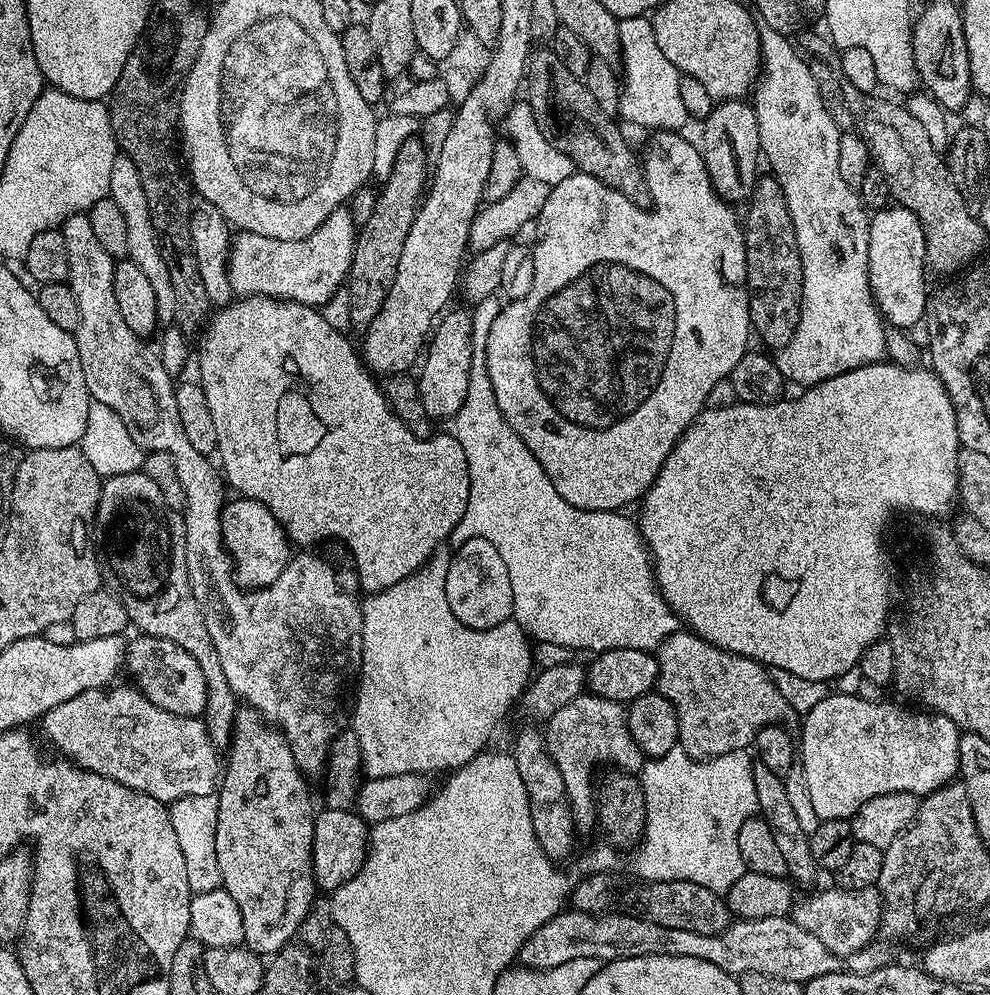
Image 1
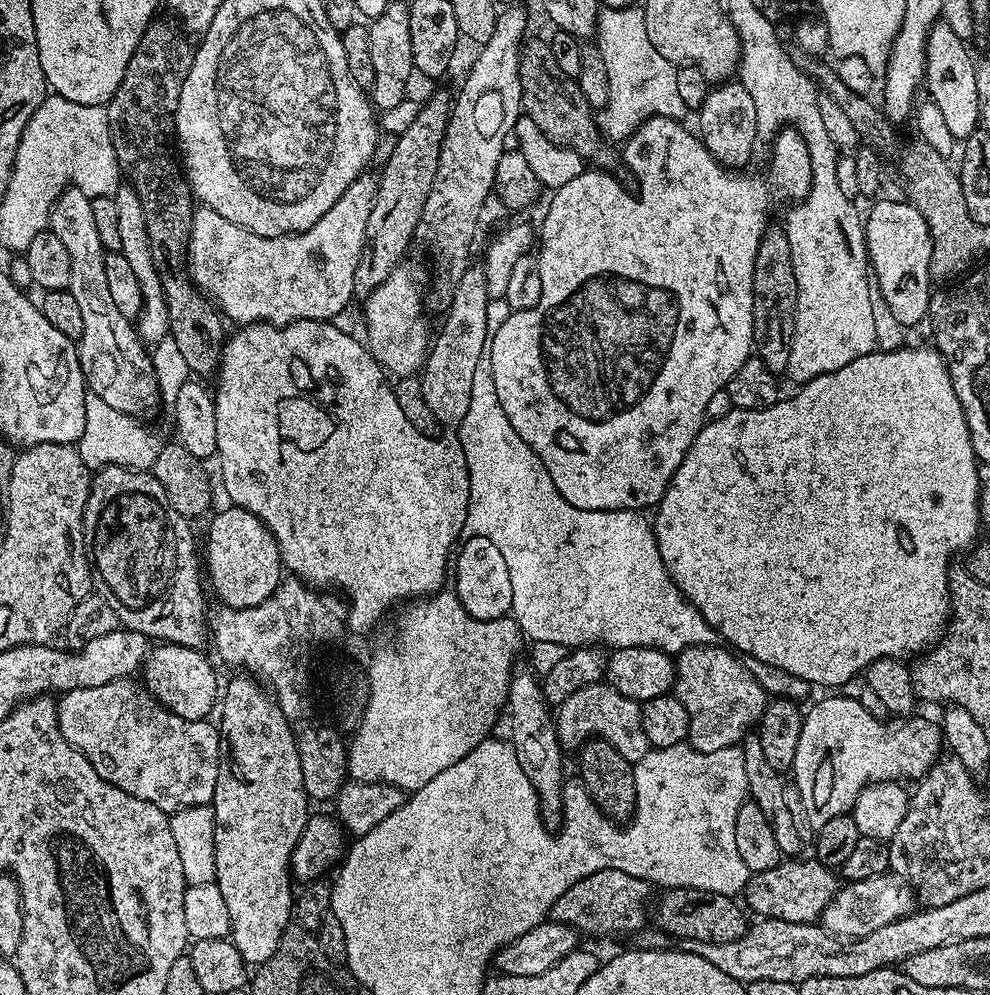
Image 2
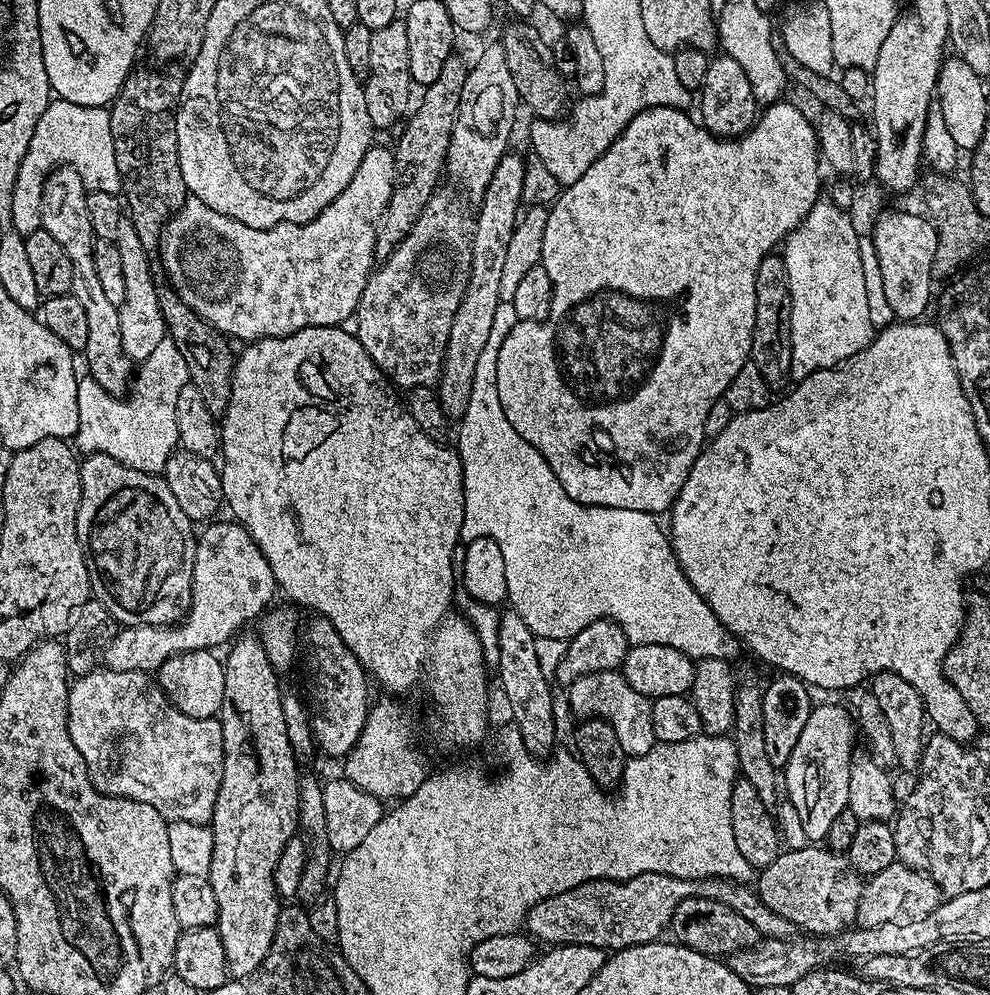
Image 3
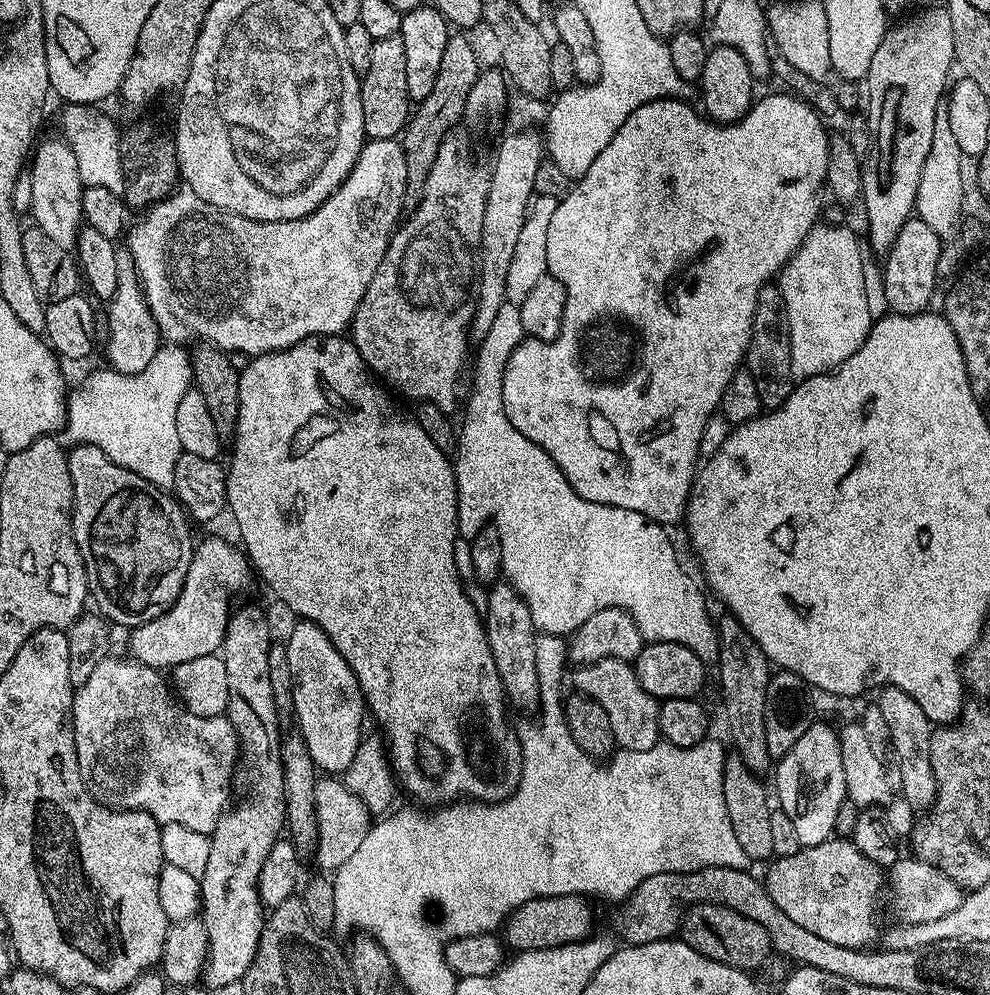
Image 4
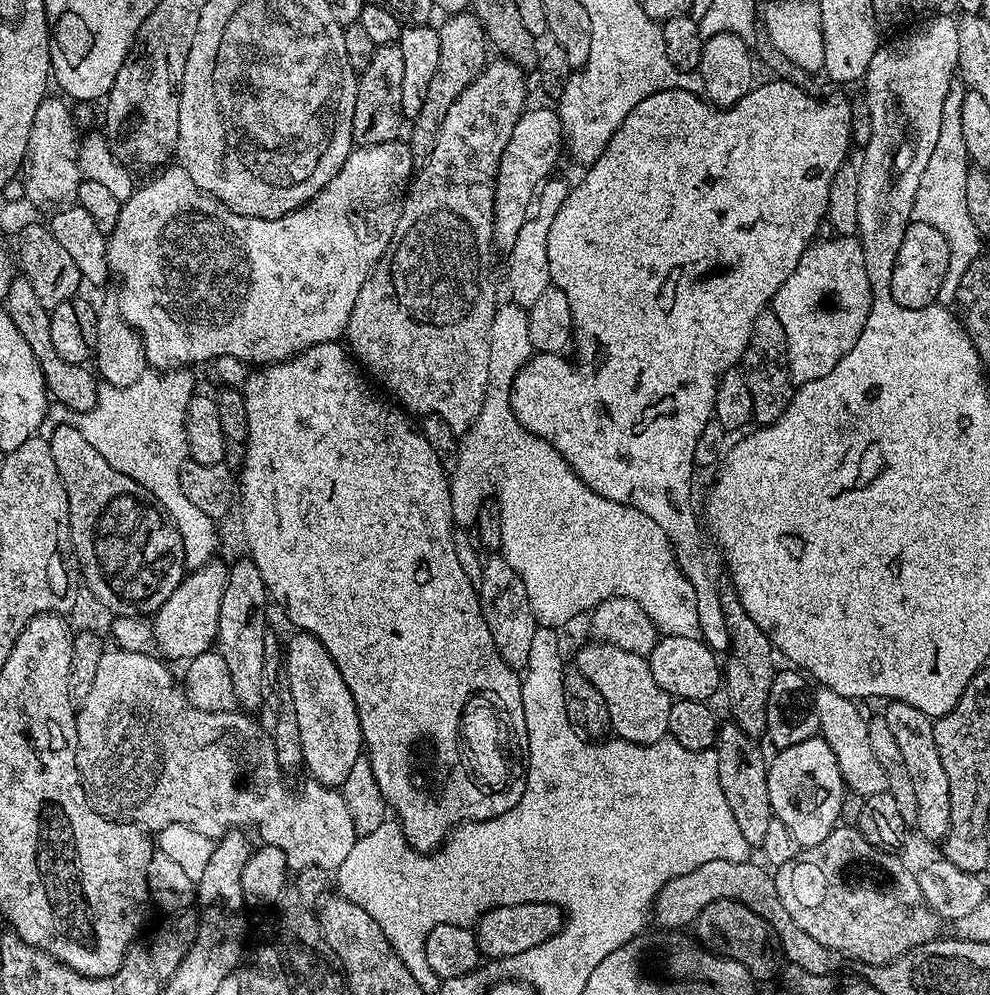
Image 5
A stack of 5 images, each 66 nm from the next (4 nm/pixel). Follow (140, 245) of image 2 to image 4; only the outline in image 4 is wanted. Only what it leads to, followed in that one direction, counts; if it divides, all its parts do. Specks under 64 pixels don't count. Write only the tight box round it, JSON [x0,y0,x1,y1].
[107,247,162,376]

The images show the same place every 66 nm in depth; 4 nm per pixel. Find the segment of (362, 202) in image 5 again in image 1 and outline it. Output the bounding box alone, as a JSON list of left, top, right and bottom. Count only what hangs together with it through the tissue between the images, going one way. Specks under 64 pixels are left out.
[228,206,357,306]

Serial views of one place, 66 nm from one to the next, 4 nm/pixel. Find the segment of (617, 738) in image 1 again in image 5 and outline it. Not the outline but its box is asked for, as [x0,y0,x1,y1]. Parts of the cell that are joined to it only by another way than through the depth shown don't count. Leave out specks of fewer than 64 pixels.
[574,642,673,744]

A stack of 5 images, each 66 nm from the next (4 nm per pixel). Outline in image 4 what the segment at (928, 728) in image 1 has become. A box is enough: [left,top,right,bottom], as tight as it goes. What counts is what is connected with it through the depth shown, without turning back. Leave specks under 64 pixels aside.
[774,722,848,848]

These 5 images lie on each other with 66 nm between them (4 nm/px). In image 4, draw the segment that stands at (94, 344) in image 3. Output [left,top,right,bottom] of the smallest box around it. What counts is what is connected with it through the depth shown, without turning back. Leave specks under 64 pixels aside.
[27,138,86,250]

